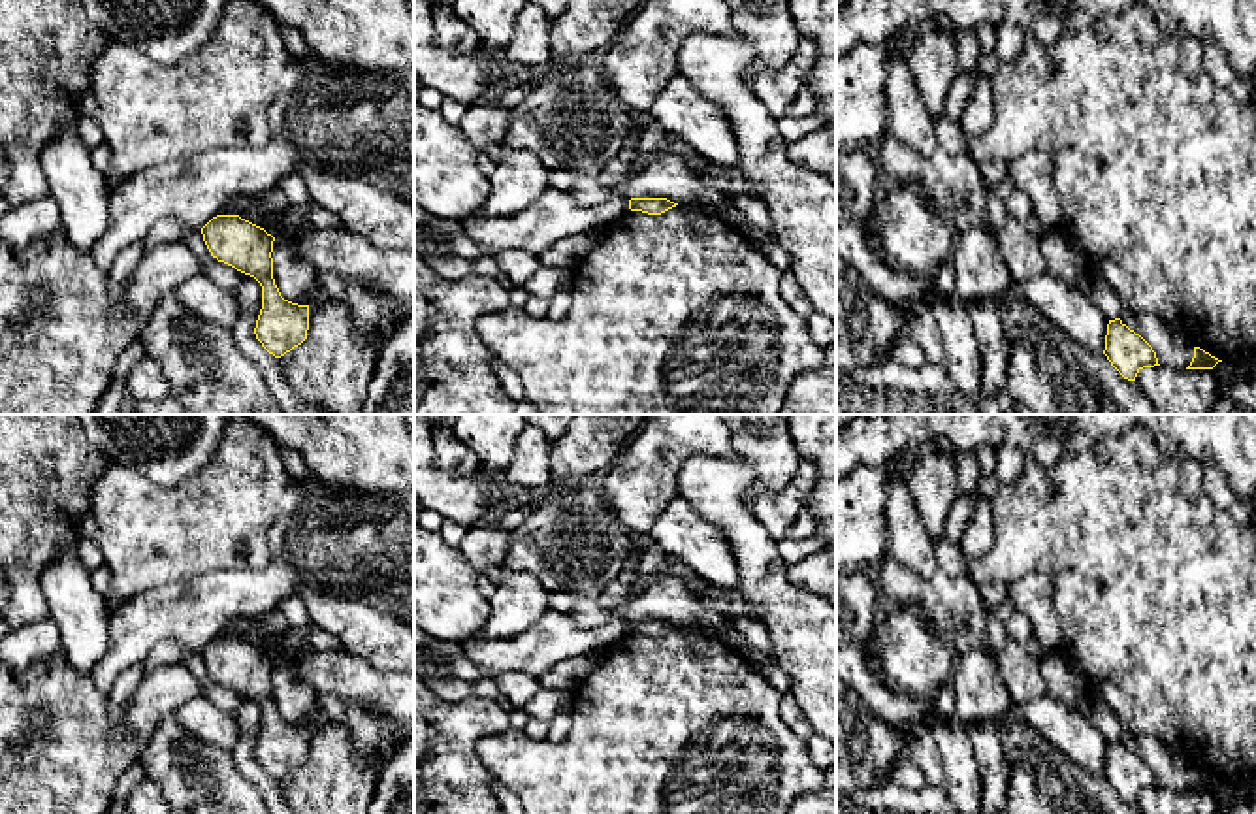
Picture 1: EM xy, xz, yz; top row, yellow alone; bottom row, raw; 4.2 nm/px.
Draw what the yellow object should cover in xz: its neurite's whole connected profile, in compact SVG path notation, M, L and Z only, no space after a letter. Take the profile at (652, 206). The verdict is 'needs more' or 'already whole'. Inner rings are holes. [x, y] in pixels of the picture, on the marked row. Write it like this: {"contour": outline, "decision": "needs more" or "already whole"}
{"contour": "M631 198L629 200L629 209L631 211L642 211L648 215L661 215L678 204L667 200L667 198Z", "decision": "already whole"}

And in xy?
{"contour": "M217 215L201 234L213 258L260 283L262 309L254 334L262 347L281 358L301 345L309 330L309 305L298 305L281 296L273 279L275 237L239 215Z", "decision": "already whole"}

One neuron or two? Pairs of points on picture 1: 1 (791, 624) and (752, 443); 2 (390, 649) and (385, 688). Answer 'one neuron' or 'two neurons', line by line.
1: one neuron
2: two neurons

